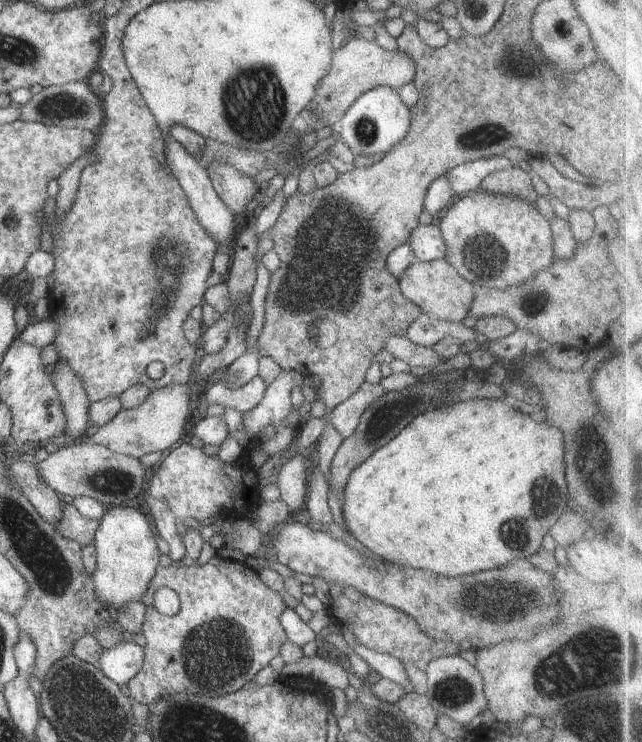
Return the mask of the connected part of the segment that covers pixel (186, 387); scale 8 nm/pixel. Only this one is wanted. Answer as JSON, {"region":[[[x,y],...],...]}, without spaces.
{"region":[[[189,383],[168,384],[166,388],[154,390],[138,407],[120,410],[108,424],[100,427],[94,436],[86,437],[86,442],[138,459],[155,451],[164,453],[171,450],[184,436],[184,428],[190,419],[190,395],[193,391],[195,388]]]}

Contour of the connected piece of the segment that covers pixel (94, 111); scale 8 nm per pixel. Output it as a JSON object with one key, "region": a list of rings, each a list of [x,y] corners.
{"region":[[[86,81],[42,87],[24,106],[20,106],[20,119],[61,128],[80,128],[96,134],[104,120],[101,95],[94,92]]]}

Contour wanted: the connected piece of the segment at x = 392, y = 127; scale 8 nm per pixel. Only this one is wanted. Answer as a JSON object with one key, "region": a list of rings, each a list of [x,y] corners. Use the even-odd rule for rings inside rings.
{"region":[[[380,86],[362,94],[340,118],[337,128],[340,141],[348,146],[354,156],[376,156],[390,152],[408,133],[410,127],[410,110],[394,88]]]}

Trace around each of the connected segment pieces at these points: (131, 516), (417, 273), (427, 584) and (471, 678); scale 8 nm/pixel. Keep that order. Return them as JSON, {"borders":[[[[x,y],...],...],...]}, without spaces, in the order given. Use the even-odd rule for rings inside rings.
{"borders":[[[[112,506],[100,520],[94,536],[96,570],[90,576],[98,598],[107,606],[122,608],[126,602],[140,602],[160,565],[160,556],[149,516],[132,507]]],[[[445,259],[432,262],[416,262],[399,278],[402,295],[420,308],[422,313],[431,314],[442,321],[461,323],[469,316],[475,295],[473,285],[455,272]]],[[[304,519],[282,522],[272,532],[273,549],[267,557],[292,571],[322,578],[334,589],[354,588],[386,606],[406,612],[418,622],[425,634],[443,645],[468,642],[472,649],[486,648],[510,640],[527,640],[534,628],[555,620],[558,587],[551,583],[553,565],[538,570],[526,559],[506,567],[472,575],[446,577],[425,569],[384,564],[378,558],[366,558],[343,541],[306,526]]],[[[445,652],[430,662],[427,667],[427,688],[426,695],[438,716],[448,716],[458,724],[468,724],[475,717],[481,717],[481,712],[488,709],[482,674],[459,655],[449,656]]]]}

